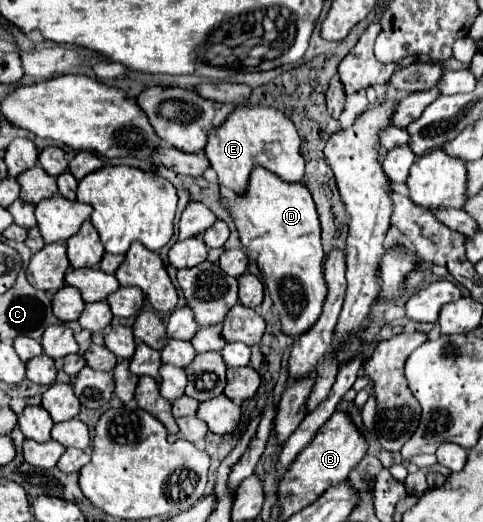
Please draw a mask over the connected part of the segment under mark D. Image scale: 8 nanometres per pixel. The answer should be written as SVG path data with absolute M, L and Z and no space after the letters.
M254 169L246 195L234 201L222 199L232 211L240 241L248 251L258 253L258 269L268 287L270 299L280 315L282 333L300 337L320 317L326 301L324 249L320 243L320 221L310 191L300 183L286 183L266 169Z

